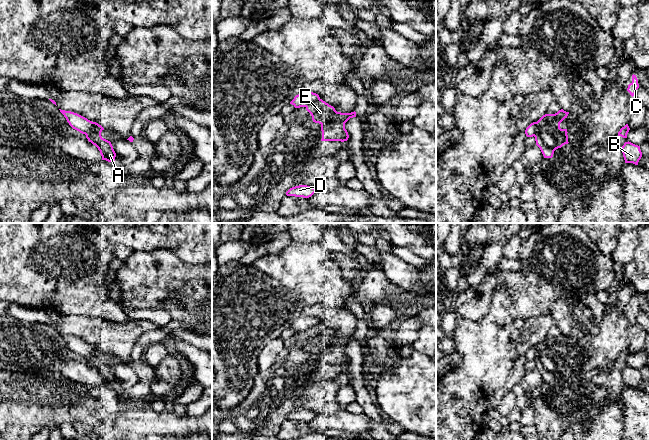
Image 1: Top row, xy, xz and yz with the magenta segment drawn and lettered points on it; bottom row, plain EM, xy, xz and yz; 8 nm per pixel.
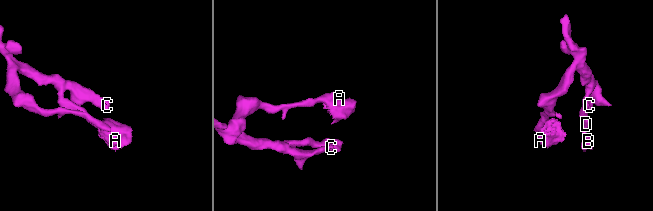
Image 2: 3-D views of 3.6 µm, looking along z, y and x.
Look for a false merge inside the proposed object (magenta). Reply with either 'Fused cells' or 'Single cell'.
Fused cells

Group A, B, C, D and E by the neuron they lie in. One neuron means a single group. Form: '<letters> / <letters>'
A E / B C D

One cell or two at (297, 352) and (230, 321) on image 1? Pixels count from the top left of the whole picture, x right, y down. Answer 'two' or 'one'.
two

